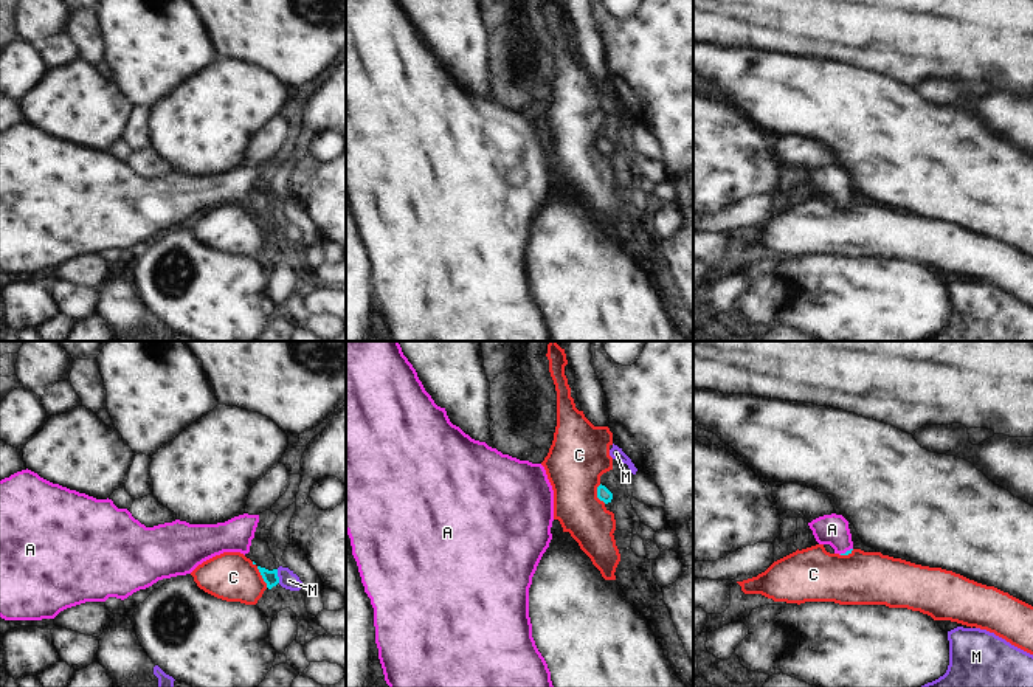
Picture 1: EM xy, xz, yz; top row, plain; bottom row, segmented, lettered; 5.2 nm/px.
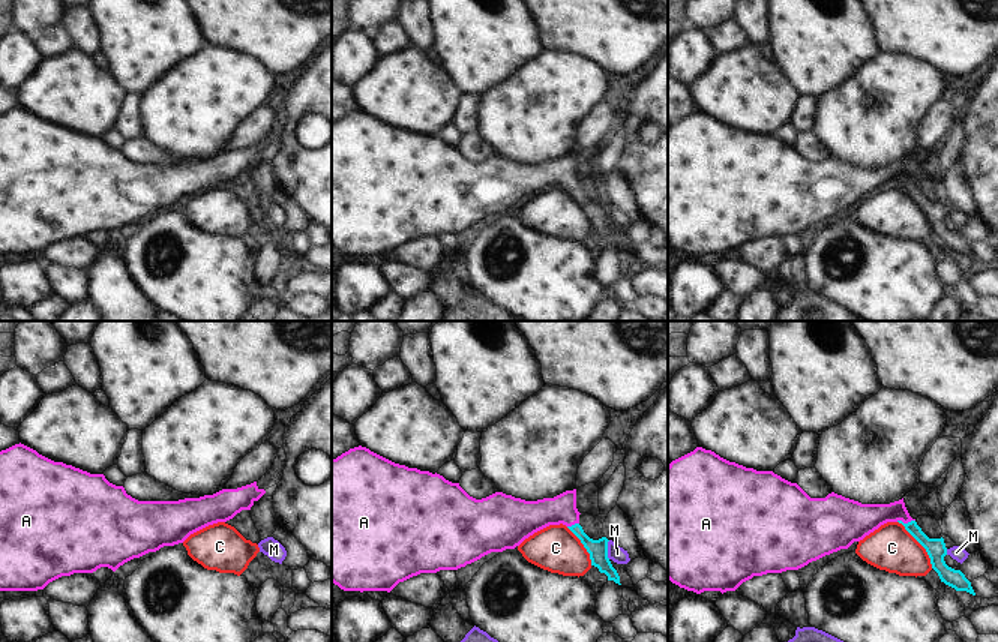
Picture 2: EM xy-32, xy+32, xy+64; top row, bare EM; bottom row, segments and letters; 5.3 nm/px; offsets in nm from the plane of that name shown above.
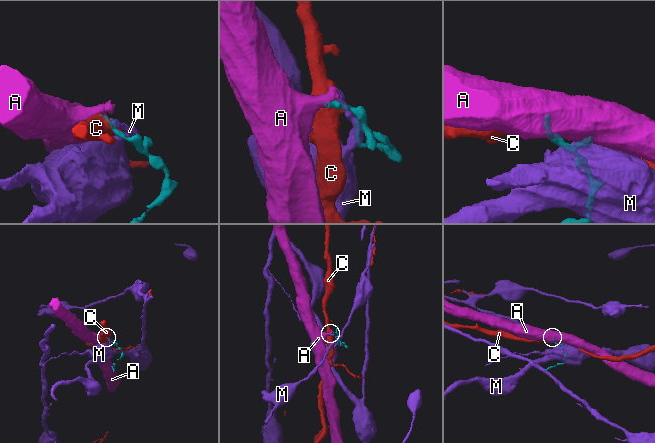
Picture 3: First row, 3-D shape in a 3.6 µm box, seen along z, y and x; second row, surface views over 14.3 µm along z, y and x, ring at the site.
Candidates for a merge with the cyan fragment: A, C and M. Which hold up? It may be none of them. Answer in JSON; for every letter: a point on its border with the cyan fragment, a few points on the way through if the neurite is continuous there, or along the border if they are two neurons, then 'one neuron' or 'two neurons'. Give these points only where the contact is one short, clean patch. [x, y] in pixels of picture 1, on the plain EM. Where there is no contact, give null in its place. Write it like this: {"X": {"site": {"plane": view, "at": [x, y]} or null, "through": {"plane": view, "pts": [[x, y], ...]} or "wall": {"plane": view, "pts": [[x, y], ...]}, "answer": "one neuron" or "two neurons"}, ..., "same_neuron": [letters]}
{"A": {"site": {"plane": "yz", "at": [847, 203]}, "through": {"plane": "yz", "pts": [[847, 205], [847, 203], [832, 182]]}, "answer": "one neuron"}, "C": {"site": {"plane": "xy", "at": [261, 227]}, "wall": {"plane": "xy", "pts": [[252, 214], [267, 239]]}, "answer": "two neurons"}, "M": {"site": {"plane": "xy", "at": [276, 228]}, "wall": {"plane": "xy", "pts": [[276, 222], [279, 234]]}, "answer": "two neurons"}, "same_neuron": ["A"]}

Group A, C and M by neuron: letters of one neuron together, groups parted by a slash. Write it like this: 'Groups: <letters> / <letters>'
Groups: A / C / M

